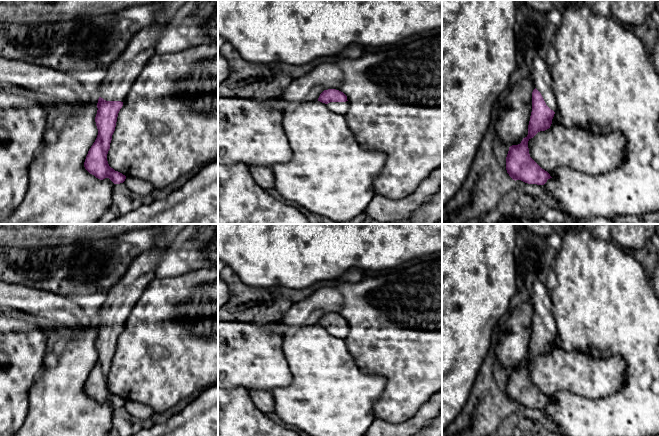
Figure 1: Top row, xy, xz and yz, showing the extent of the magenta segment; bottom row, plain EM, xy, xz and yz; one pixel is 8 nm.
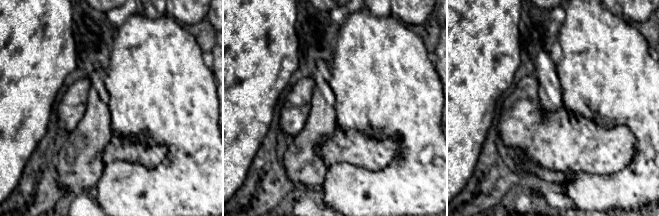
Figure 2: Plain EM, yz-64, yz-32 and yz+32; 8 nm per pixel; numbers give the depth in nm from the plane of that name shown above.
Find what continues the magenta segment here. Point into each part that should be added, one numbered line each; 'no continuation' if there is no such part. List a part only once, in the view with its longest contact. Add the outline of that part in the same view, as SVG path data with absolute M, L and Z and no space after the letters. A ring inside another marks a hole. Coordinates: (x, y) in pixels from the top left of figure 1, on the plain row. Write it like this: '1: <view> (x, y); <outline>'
1: yz (541, 298); M534 282L532 287L531 301L535 312L541 317L546 329L555 336L556 323L552 313L551 291L542 282Z

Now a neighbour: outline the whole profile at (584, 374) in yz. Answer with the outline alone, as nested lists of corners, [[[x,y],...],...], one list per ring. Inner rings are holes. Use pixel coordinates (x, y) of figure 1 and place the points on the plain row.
[[[555,336],[549,353],[528,365],[530,381],[545,395],[559,391],[599,399],[620,390],[626,362],[620,355],[608,358],[581,351],[565,351]]]

